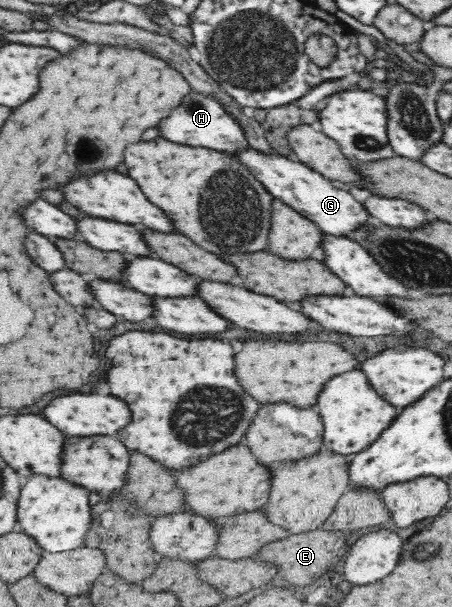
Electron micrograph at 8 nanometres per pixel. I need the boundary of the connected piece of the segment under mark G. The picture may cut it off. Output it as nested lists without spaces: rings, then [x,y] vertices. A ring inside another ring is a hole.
[[[244,149],[238,153],[238,156],[249,166],[254,176],[270,190],[270,194],[274,194],[275,198],[282,198],[286,204],[305,214],[316,222],[324,233],[330,236],[348,237],[354,231],[360,231],[368,225],[370,212],[366,206],[356,201],[346,186],[327,178],[309,165],[300,161],[290,161],[278,154],[262,155],[252,149]]]

